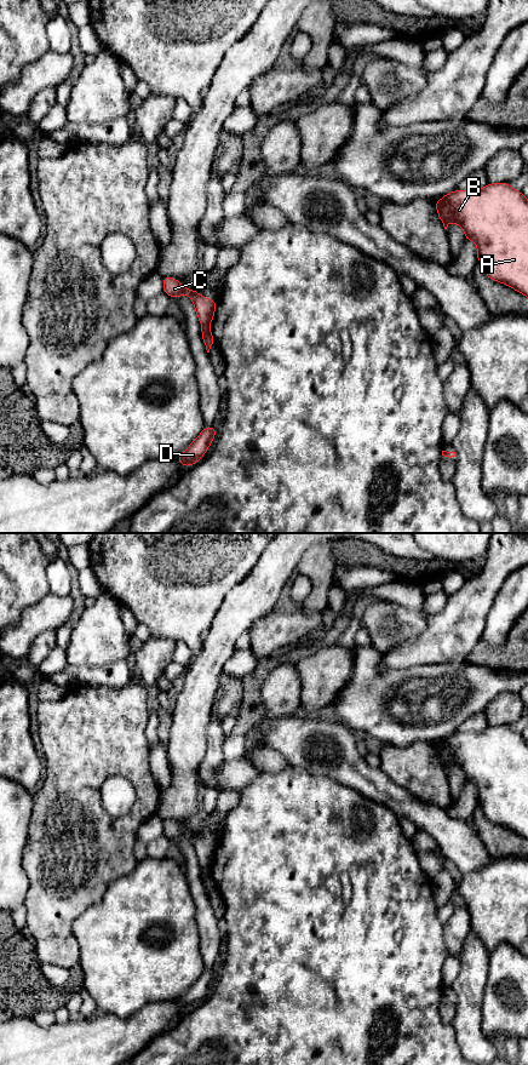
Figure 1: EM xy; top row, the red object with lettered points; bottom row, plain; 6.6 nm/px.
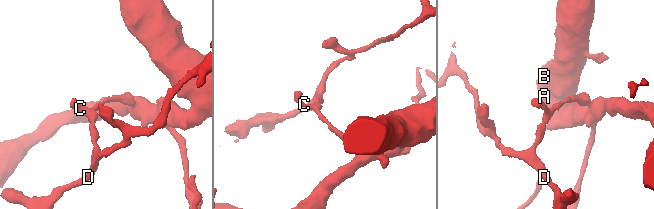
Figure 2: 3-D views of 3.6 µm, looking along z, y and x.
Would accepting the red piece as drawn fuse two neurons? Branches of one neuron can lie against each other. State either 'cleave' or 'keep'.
cleave

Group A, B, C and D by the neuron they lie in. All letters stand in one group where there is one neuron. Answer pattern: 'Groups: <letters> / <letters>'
Groups: A B C / D

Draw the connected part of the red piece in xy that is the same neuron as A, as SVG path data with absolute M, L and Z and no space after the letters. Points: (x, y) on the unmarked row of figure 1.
M509 725L506 726L487 726L482 732L476 733L452 733L444 738L438 744L434 744L435 750L437 751L438 761L443 766L444 772L447 772L449 766L457 766L463 771L465 777L465 785L474 783L477 789L477 805L482 807L484 817L493 824L501 825L503 828L510 829L515 834L524 837L528 841L528 743L524 740L522 734L515 733L510 729Z

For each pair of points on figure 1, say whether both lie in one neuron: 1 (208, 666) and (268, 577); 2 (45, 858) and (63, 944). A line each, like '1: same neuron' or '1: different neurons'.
1: same neuron
2: same neuron

